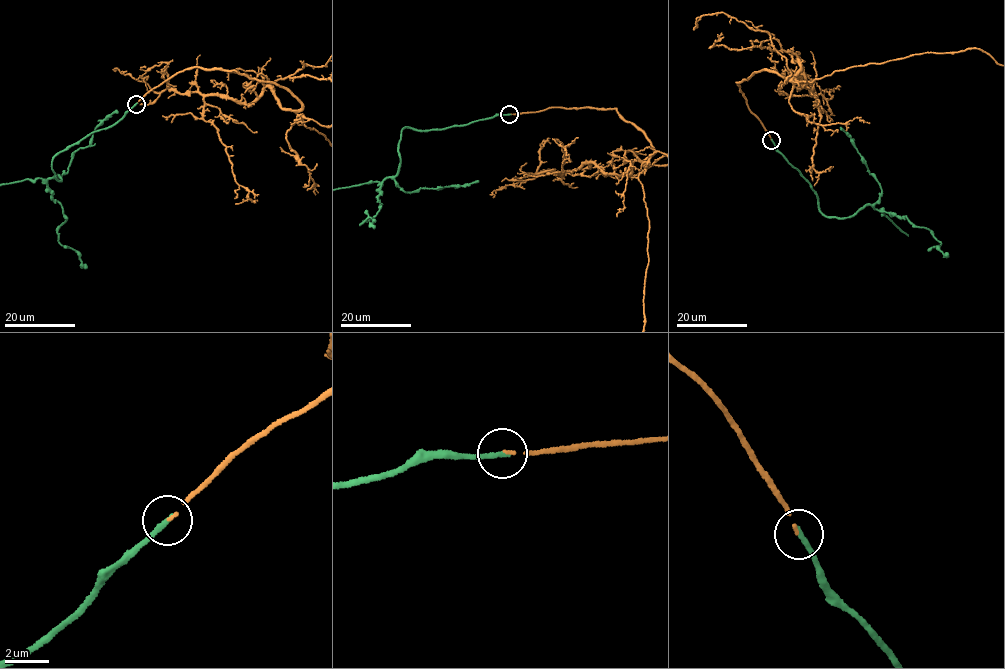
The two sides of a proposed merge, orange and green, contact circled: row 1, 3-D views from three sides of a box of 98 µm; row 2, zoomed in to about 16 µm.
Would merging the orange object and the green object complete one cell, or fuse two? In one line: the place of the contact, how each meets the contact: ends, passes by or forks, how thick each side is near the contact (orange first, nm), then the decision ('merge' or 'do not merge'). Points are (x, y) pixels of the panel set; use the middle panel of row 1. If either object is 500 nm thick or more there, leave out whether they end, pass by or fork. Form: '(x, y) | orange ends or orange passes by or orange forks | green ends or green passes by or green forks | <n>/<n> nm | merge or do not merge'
(509, 114) | orange ends | green ends | 110/260 nm | merge

